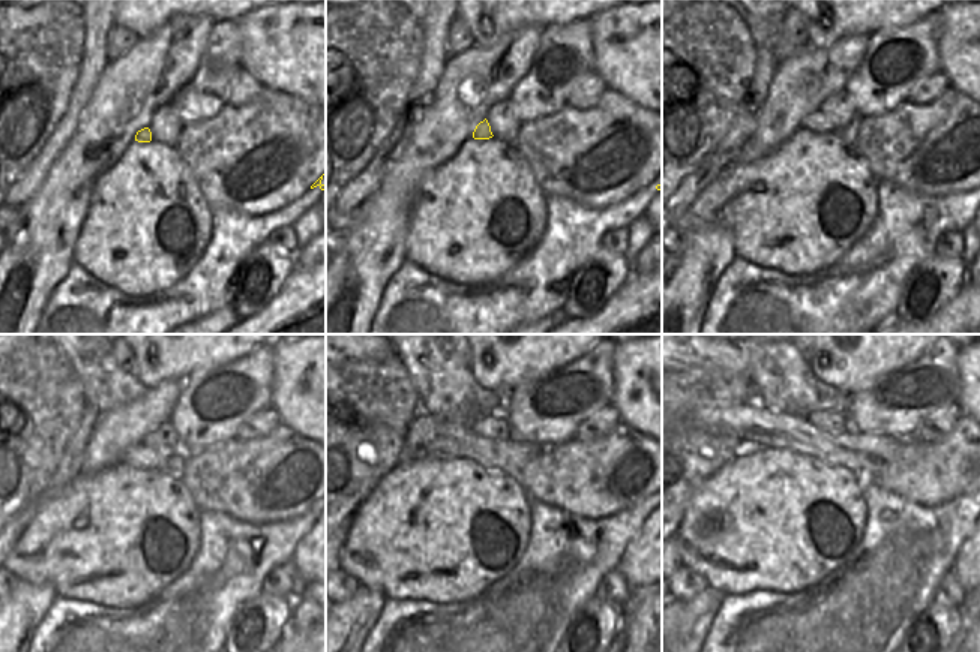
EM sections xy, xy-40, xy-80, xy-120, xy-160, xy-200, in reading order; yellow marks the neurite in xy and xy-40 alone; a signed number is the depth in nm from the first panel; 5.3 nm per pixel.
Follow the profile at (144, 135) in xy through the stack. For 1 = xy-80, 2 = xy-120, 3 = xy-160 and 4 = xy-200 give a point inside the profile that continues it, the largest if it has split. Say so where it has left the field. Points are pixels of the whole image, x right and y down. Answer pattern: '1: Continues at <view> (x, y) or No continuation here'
1: Continues at xy-80 (817, 122)
2: Continues at xy-120 (140, 456)
3: Continues at xy-160 (444, 438)
4: Continues at xy-200 (751, 423)

